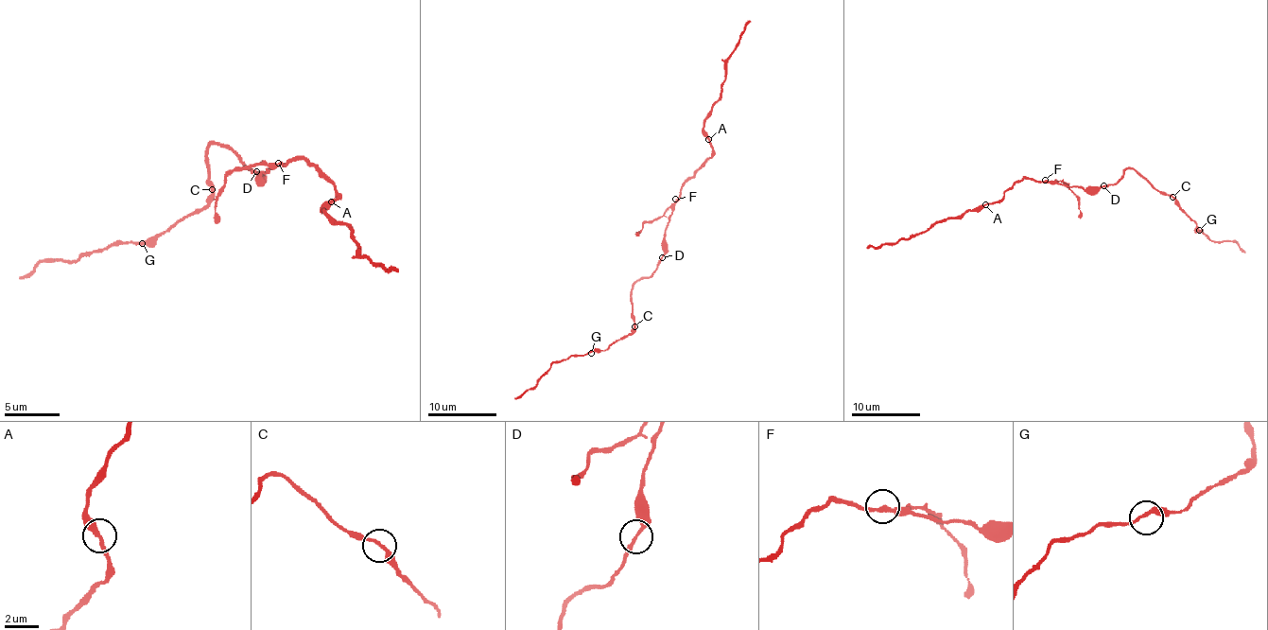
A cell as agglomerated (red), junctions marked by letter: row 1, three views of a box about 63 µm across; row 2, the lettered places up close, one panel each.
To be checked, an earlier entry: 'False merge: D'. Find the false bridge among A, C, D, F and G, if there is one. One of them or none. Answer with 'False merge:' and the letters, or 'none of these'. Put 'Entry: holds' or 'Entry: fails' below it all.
False merge: none of these
Entry: fails

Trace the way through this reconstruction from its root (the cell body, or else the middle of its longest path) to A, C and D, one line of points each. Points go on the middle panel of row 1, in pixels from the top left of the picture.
A: (663, 244), (672, 204), (681, 186), (712, 155), (712, 144), (708, 138)
C: (663, 244), (658, 268), (650, 276), (642, 276), (633, 288), (631, 305), (634, 326)
D: (663, 244), (662, 257)

